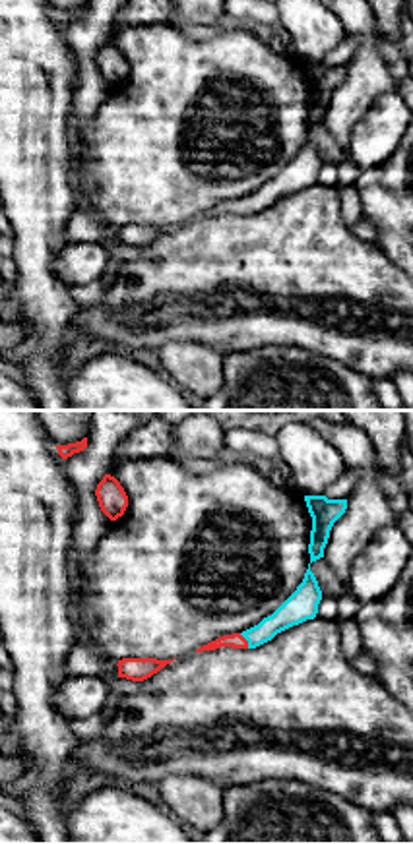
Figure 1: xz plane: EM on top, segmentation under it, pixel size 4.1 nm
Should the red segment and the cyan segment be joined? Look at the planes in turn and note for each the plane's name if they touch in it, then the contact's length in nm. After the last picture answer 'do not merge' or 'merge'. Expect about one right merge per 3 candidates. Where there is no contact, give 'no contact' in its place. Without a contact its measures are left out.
contact in xz; length 80 nm

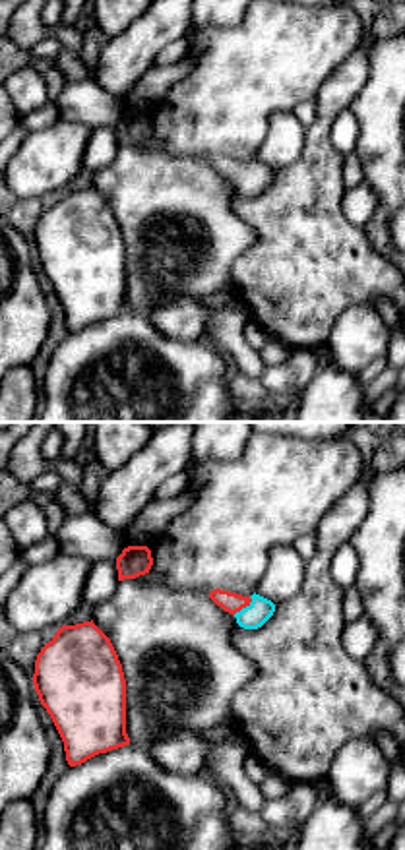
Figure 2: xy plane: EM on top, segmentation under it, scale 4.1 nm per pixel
contact in xy; length 110 nm

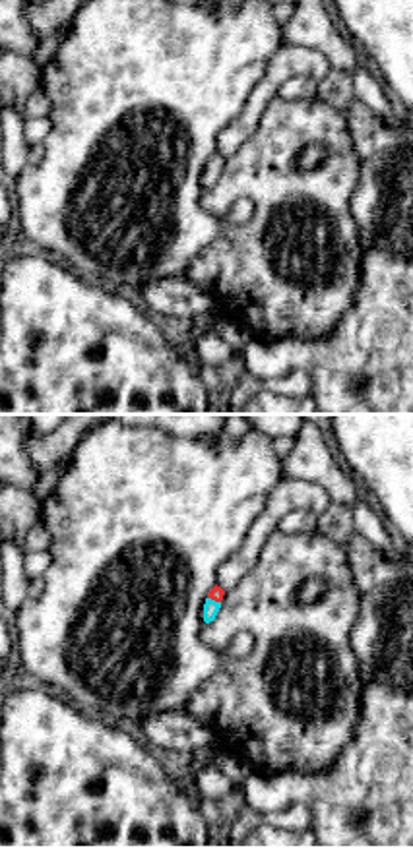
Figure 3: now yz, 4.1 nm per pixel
contact in yz; length 60 nm

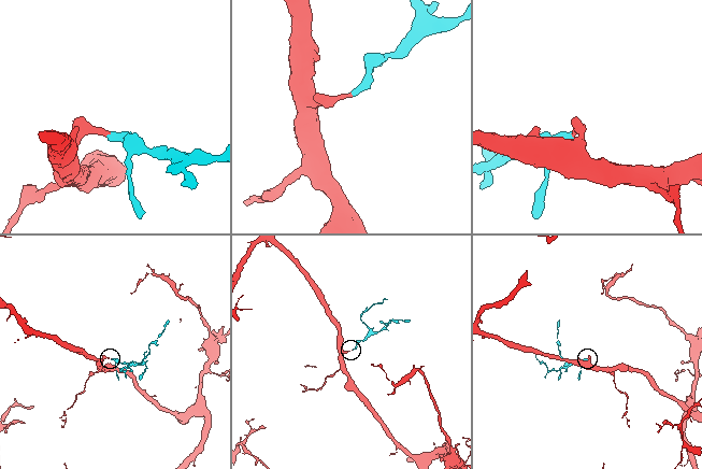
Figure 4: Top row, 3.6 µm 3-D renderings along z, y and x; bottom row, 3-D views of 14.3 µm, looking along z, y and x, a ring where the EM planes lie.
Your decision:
merge

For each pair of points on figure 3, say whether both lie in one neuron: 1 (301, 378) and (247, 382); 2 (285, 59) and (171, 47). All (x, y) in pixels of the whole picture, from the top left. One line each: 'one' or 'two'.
1: one
2: two

